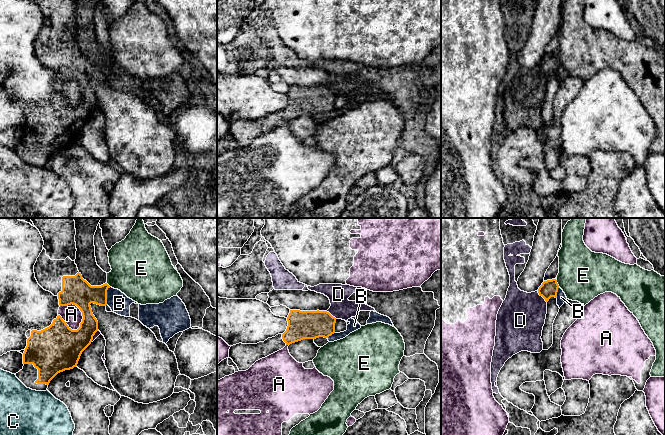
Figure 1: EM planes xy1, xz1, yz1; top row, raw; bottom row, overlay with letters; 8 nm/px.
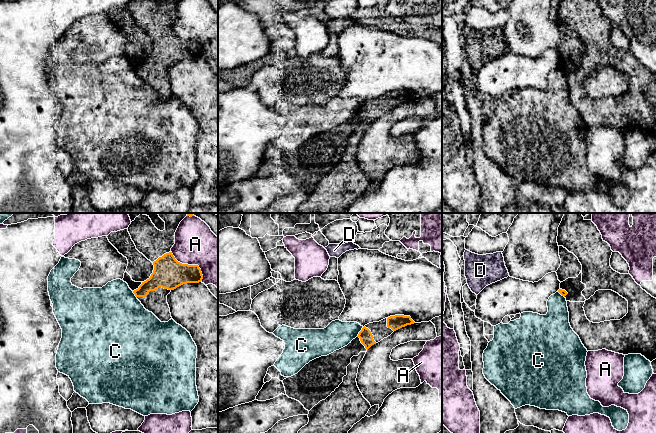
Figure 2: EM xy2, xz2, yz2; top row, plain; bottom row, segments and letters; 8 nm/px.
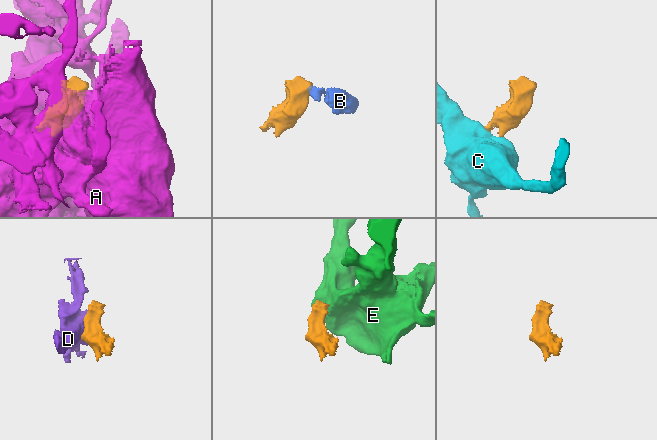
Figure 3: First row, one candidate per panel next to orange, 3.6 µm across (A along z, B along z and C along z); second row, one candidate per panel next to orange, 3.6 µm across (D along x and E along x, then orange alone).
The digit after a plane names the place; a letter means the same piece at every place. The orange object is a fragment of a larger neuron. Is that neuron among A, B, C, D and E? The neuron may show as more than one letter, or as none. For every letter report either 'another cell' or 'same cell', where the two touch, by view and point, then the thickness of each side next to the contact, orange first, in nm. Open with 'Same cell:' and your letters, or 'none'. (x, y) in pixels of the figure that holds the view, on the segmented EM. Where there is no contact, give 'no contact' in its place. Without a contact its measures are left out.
Same cell: none
A: another cell; meets orange in xy1 at (80, 310); 220 nm thick on the orange side, 160 nm on the other
B: another cell; meets orange in xy1 at (106, 296); 220 nm thick on the orange side, 160 nm on the other
C: another cell; meets orange in xz2 at (359, 332); 110 nm thick on the orange side, 220 nm on the other
D: another cell; meets orange in yz1 at (542, 296); 140 nm thick on the orange side, 380 nm on the other
E: another cell; meets orange in yz1 at (557, 283); 140 nm thick on the orange side, 400 nm on the other

